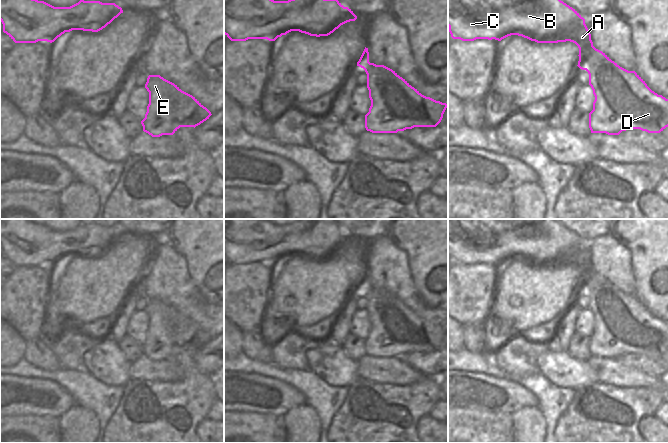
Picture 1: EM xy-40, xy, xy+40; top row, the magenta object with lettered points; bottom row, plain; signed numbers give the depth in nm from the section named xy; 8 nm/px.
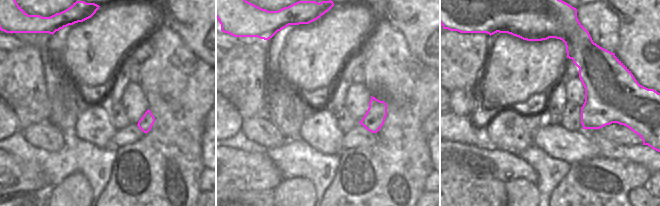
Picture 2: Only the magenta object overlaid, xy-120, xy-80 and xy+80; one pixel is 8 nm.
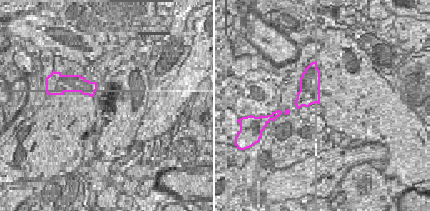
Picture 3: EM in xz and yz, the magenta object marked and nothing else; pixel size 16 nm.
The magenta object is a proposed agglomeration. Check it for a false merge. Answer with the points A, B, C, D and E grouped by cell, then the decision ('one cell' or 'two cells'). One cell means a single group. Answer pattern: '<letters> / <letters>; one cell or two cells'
A B C D E; one cell

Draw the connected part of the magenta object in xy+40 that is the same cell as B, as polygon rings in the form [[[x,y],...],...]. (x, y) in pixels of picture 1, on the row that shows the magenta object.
[[[448,0],[448,27],[453,39],[498,40],[518,35],[537,43],[570,41],[579,48],[578,67],[589,74],[595,100],[589,113],[591,133],[619,135],[628,129],[660,133],[668,127],[668,99],[652,91],[635,72],[628,71],[596,49],[585,19],[561,0]]]

